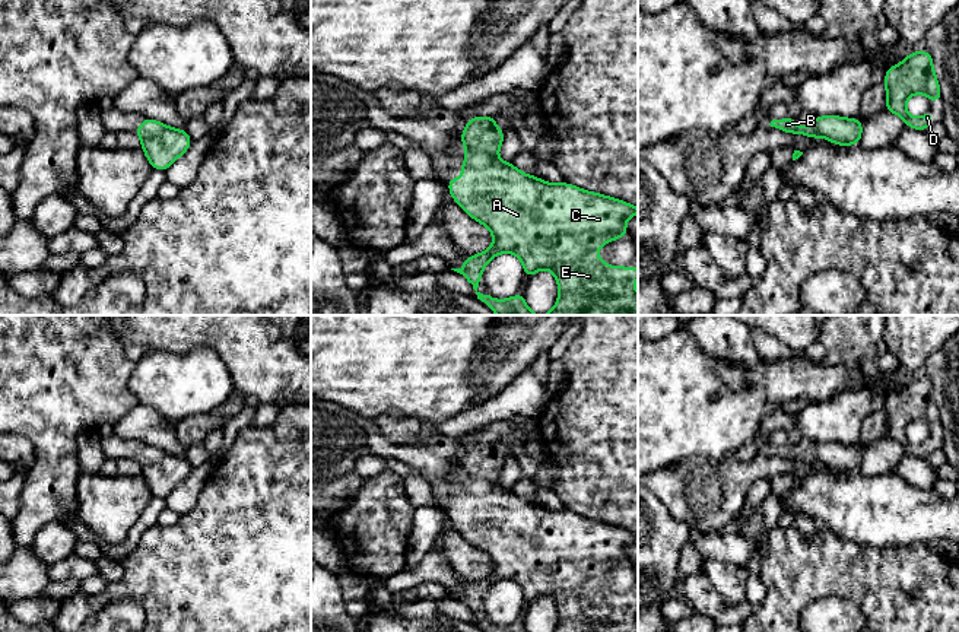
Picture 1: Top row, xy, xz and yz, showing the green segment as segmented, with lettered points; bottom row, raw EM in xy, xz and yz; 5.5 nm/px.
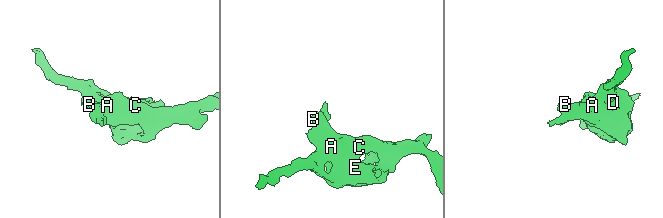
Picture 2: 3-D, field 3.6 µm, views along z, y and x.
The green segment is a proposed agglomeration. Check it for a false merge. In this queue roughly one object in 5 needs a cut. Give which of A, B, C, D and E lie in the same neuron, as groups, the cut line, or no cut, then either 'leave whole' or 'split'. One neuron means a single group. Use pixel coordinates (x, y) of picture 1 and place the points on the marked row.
A B C D E; no cut; leave whole

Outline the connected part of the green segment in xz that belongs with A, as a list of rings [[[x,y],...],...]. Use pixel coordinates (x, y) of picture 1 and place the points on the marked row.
[[[480,115],[467,120],[460,134],[467,156],[455,168],[464,169],[466,175],[448,180],[447,185],[452,200],[492,232],[493,244],[480,254],[469,255],[460,269],[451,270],[466,276],[477,299],[498,315],[539,315],[528,309],[521,292],[499,301],[477,290],[483,269],[502,253],[521,258],[525,279],[542,269],[553,273],[559,298],[553,309],[543,315],[619,315],[625,309],[629,315],[638,315],[638,293],[631,285],[638,279],[638,269],[615,267],[597,258],[601,245],[628,236],[625,222],[638,215],[638,207],[568,182],[550,184],[521,172],[512,162],[496,158],[504,137],[504,130],[496,127],[496,118]]]

